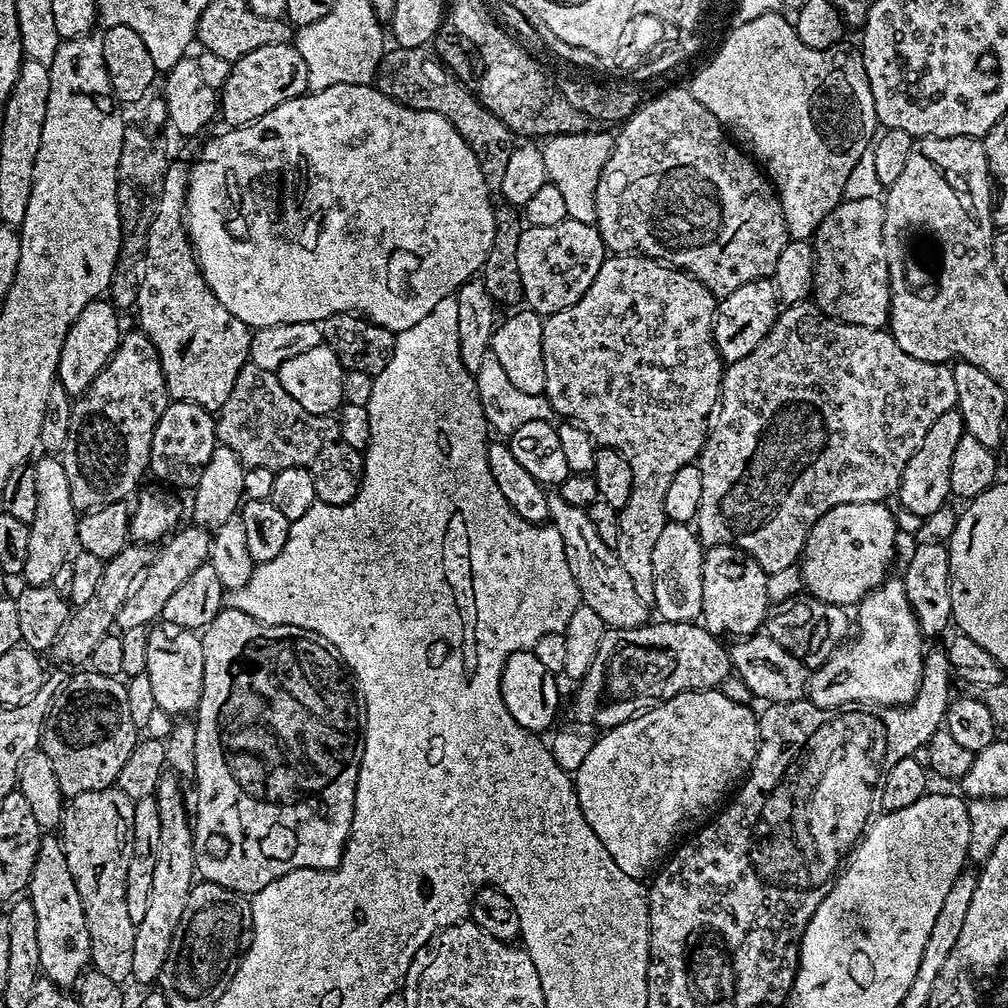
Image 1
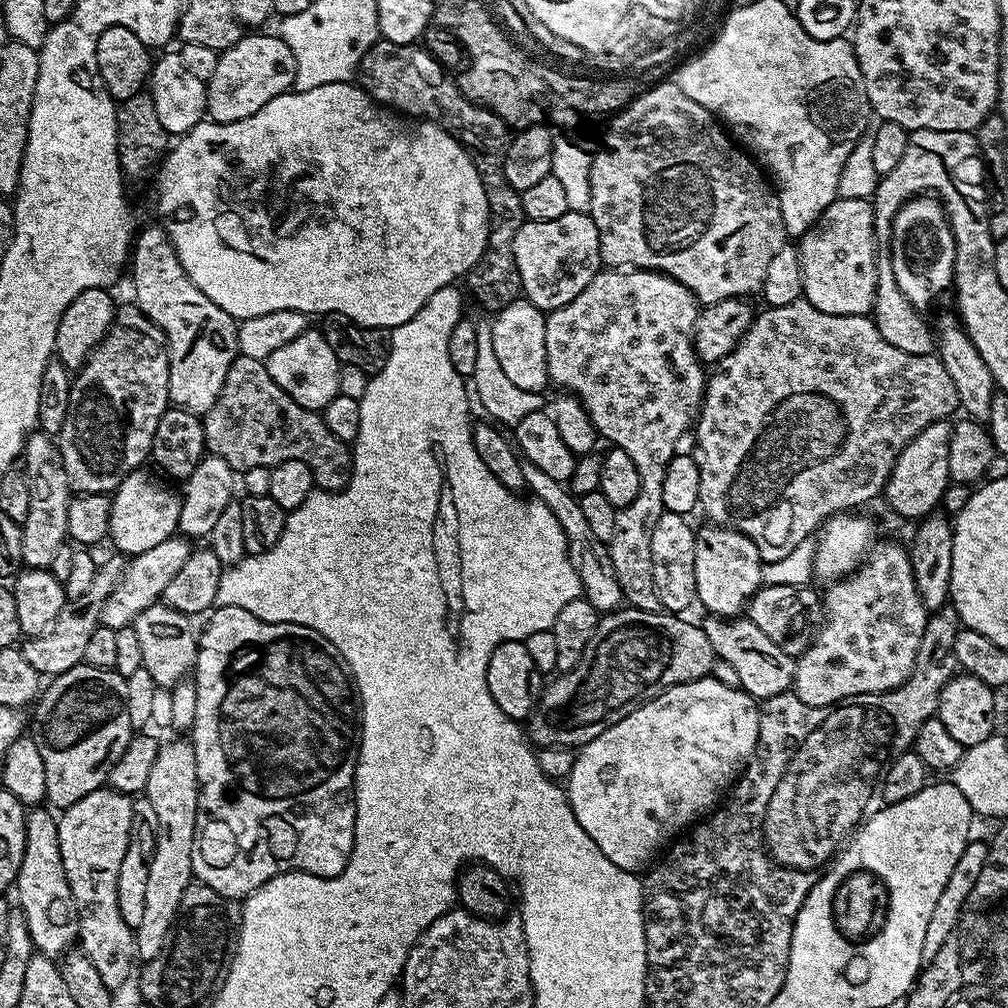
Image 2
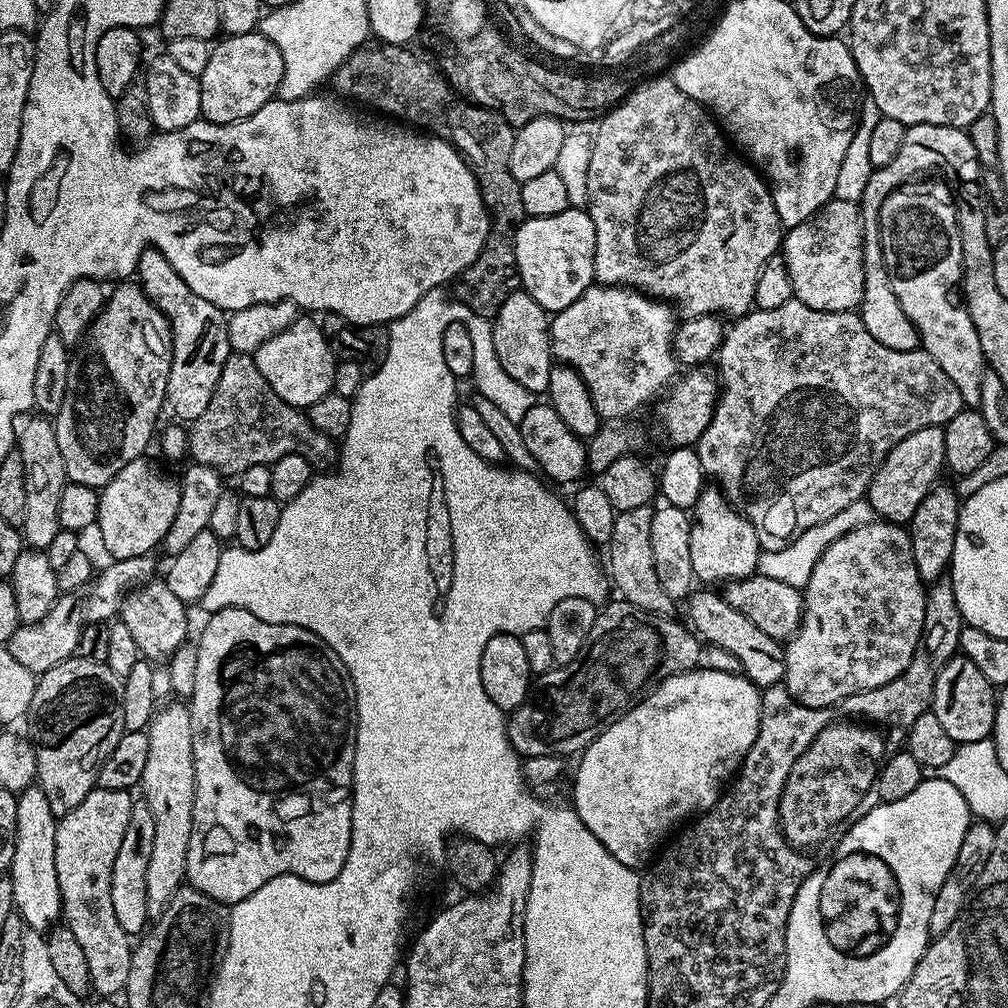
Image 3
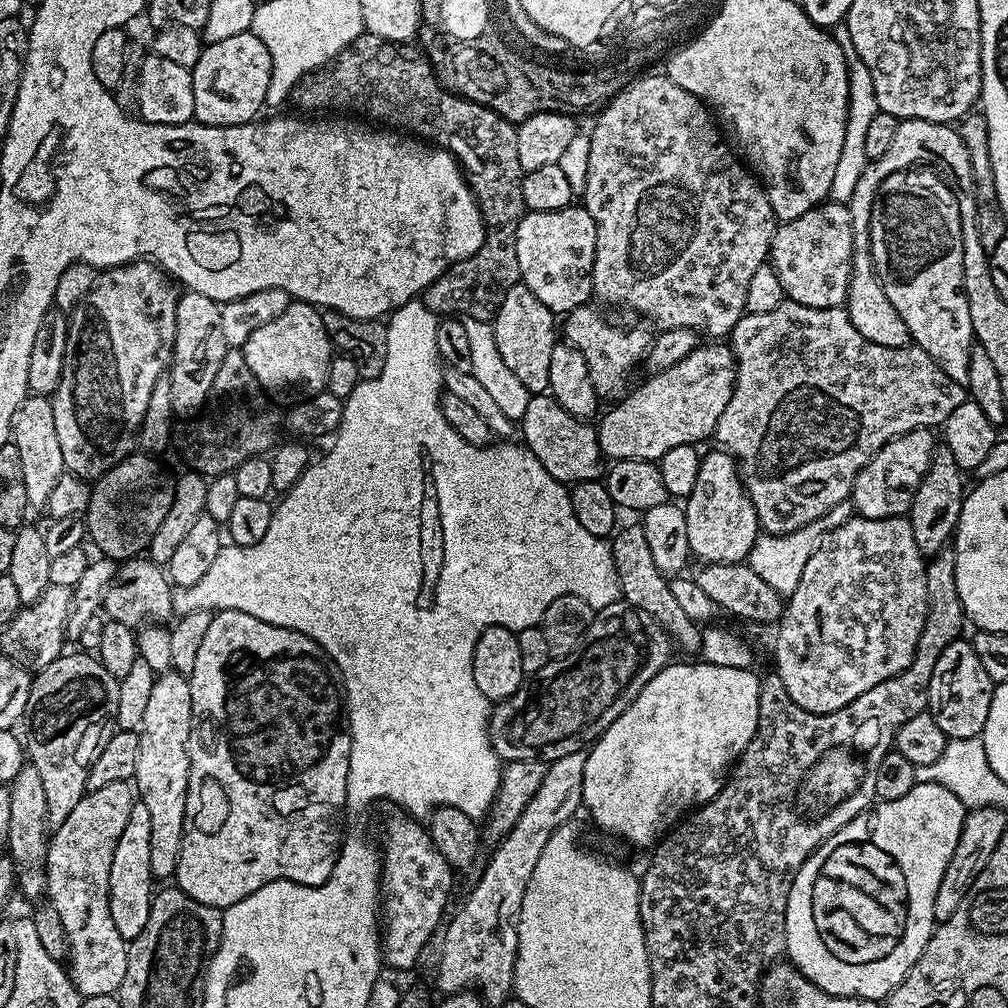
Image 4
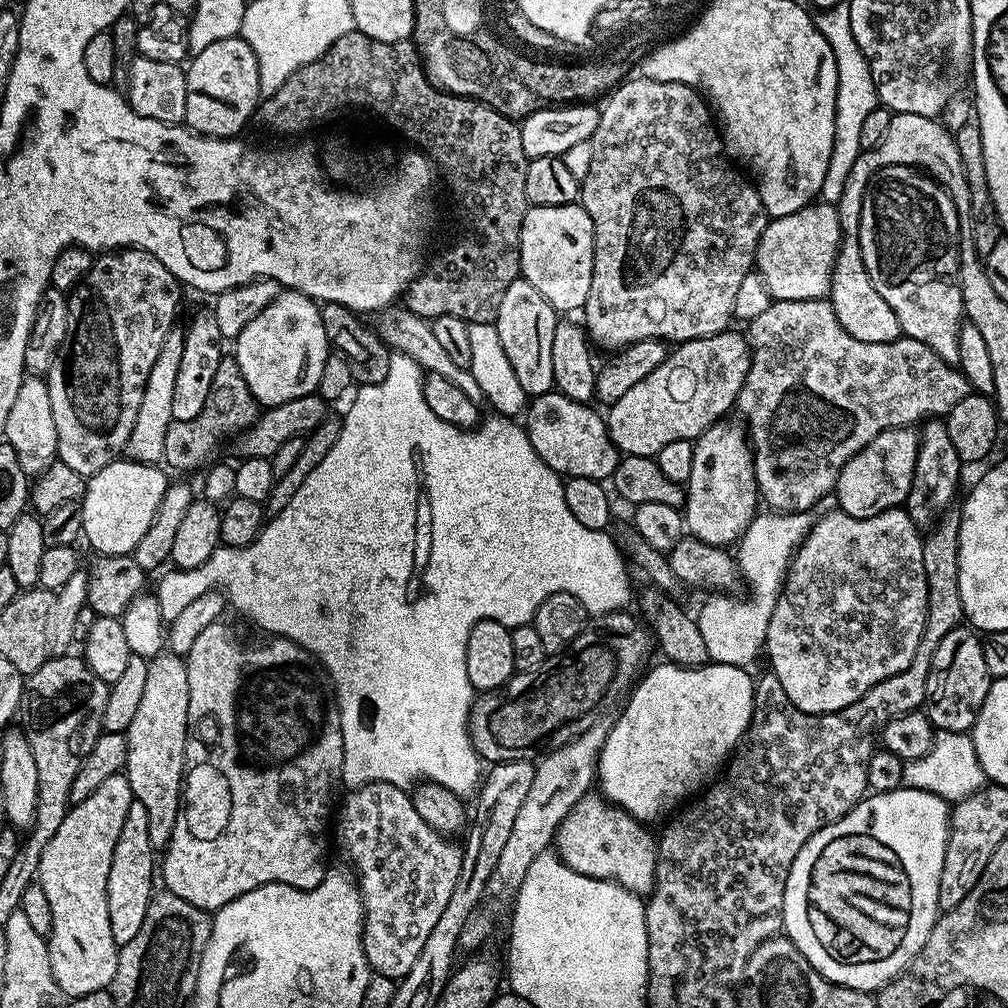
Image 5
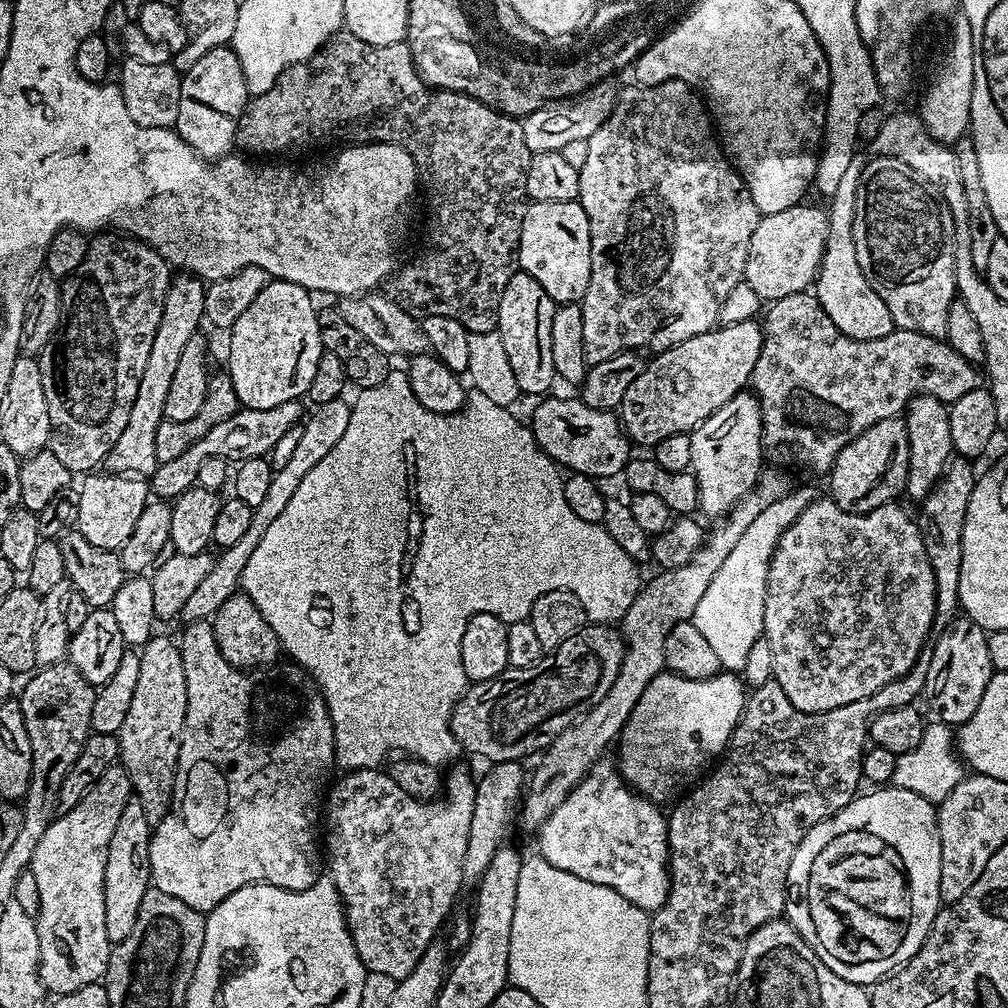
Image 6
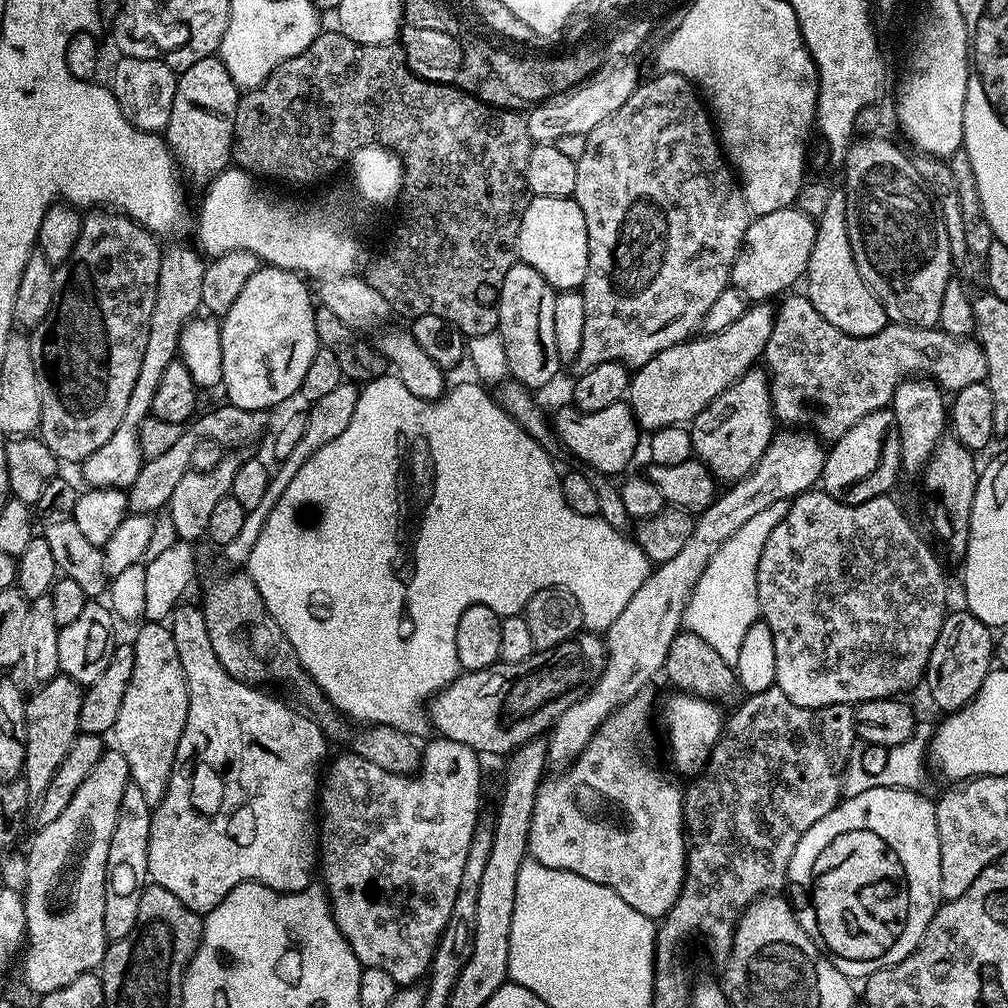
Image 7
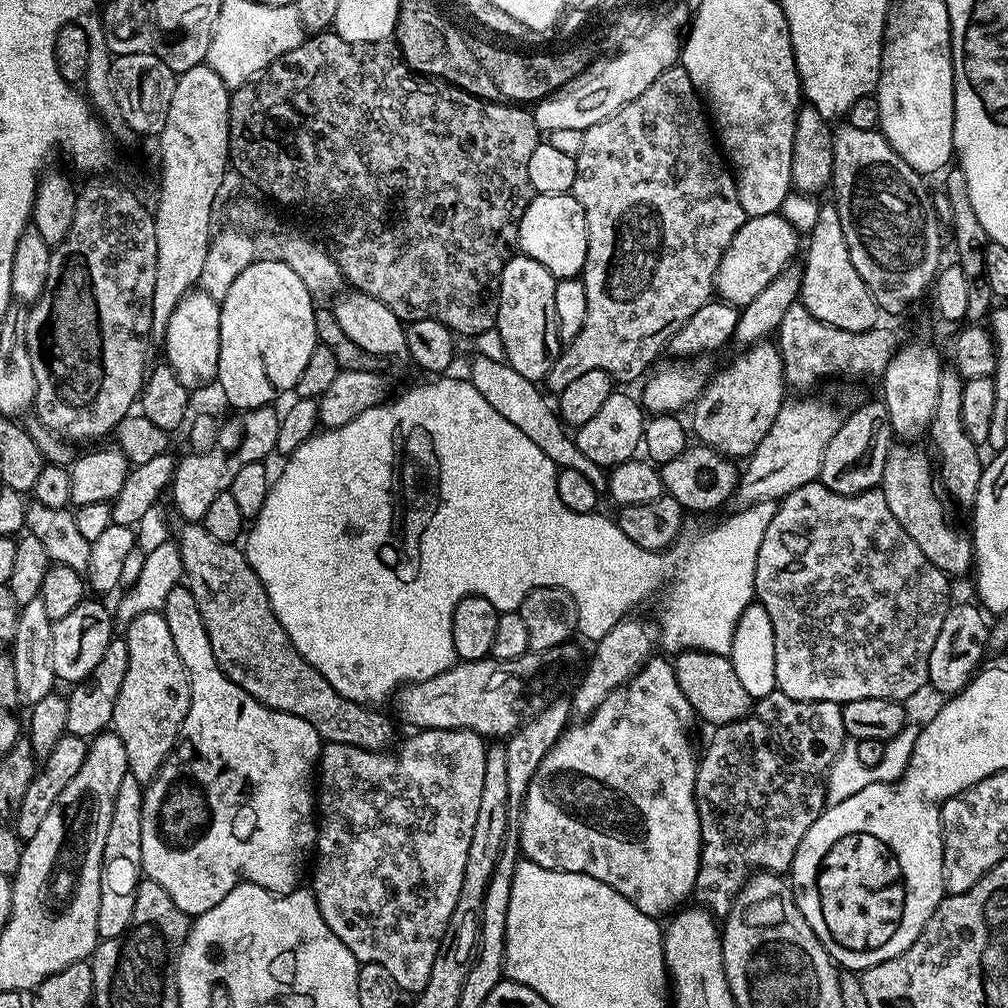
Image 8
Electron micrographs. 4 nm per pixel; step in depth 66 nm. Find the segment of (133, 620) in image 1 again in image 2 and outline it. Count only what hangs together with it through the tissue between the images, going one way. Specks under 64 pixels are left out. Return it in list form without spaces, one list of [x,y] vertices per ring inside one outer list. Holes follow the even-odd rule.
[[[175,534],[168,540],[158,543],[158,546],[151,547],[145,553],[133,555],[127,561],[124,575],[120,577],[119,582],[114,586],[110,598],[100,611],[100,624],[106,628],[126,628],[131,625],[142,610],[146,610],[152,604],[157,603],[163,597],[166,586],[182,570],[182,562],[186,562],[190,544],[185,537]]]

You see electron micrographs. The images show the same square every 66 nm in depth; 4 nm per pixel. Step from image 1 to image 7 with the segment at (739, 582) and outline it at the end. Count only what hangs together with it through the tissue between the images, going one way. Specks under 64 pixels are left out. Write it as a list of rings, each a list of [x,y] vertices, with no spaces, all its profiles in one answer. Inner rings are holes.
[[[751,370],[737,378],[690,422],[692,451],[717,481],[743,480],[754,470],[774,435],[772,390],[767,371]]]

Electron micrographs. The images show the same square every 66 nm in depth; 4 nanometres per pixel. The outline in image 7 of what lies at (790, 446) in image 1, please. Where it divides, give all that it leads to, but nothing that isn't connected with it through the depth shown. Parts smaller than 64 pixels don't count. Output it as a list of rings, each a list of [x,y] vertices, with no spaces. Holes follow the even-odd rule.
[[[785,295],[775,309],[773,333],[770,334],[762,357],[763,367],[770,377],[772,414],[779,423],[780,420],[784,423],[781,425],[803,426],[815,433],[821,441],[831,442],[842,438],[842,434],[866,418],[866,414],[888,408],[896,387],[909,378],[935,380],[948,394],[987,381],[986,354],[979,339],[952,336],[939,327],[915,328],[909,324],[891,322],[873,336],[851,336],[838,330],[838,326],[830,326],[830,322],[826,322],[826,318],[814,310],[807,295],[792,295]]]

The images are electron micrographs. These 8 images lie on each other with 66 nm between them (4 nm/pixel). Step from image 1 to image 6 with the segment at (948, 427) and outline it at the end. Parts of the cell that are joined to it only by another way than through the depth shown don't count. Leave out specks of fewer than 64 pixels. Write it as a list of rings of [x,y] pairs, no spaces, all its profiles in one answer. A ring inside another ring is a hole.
[[[886,418],[882,422],[874,422],[870,430],[858,434],[854,442],[842,446],[838,458],[834,458],[831,472],[827,473],[830,499],[839,508],[847,512],[869,512],[883,504],[891,504],[897,499],[896,495],[904,492],[904,483],[908,473],[908,435],[903,419]]]

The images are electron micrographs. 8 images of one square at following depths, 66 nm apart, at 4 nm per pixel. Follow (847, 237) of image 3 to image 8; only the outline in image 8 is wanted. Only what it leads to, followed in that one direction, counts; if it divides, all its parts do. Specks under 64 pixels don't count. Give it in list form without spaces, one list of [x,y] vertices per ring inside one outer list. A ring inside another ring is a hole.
[[[779,212],[747,217],[738,234],[734,234],[730,246],[725,248],[719,263],[715,286],[719,299],[737,306],[754,302],[754,298],[797,259],[801,244],[796,227]]]

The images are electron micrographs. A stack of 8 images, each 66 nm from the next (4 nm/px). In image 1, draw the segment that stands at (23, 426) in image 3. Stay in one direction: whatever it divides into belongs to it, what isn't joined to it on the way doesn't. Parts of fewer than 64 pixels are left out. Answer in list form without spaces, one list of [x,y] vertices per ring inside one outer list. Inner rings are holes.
[[[44,454],[41,457],[40,461],[31,465],[34,470],[34,486],[38,489],[38,507],[31,524],[28,525],[29,550],[22,573],[23,579],[28,579],[25,581],[29,585],[51,585],[54,570],[69,563],[77,547],[78,509],[74,506],[74,498],[70,498],[70,478],[66,478],[63,459],[52,454]]]

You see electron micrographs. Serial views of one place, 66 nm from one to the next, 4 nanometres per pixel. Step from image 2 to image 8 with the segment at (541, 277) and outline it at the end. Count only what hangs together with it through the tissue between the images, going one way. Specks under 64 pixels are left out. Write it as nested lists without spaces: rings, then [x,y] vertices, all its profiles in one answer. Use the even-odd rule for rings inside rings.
[[[533,195],[530,206],[526,206],[526,214],[522,214],[520,223],[518,248],[523,255],[534,258],[534,262],[542,262],[542,266],[546,266],[546,270],[550,270],[550,274],[557,280],[565,280],[571,276],[579,277],[583,273],[587,245],[586,218],[575,196]]]

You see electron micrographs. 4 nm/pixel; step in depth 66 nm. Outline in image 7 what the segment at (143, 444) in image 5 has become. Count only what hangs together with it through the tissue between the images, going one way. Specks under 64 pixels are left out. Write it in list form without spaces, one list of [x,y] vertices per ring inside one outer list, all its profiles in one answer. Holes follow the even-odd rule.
[[[195,247],[192,248],[163,249],[158,270],[158,298],[154,298],[154,314],[150,314],[150,335],[146,338],[146,351],[142,353],[142,367],[138,369],[138,379],[134,382],[130,403],[126,405],[126,414],[122,422],[118,422],[118,430],[114,430],[112,437],[82,462],[85,485],[89,489],[127,490],[142,470],[145,458],[140,445],[140,427],[152,415],[154,394],[158,394],[166,368],[177,359],[183,328],[202,308],[202,278],[206,260]]]

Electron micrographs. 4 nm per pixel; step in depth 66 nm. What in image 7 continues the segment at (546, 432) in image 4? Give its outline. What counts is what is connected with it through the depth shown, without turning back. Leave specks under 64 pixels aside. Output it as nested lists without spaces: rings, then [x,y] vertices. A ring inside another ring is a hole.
[[[624,400],[614,402],[614,406],[606,406],[606,410],[580,412],[575,406],[560,408],[554,414],[554,431],[563,451],[577,456],[584,465],[593,472],[604,473],[607,477],[615,477],[636,456],[636,447],[642,444],[642,429],[636,423],[636,415],[632,407]]]

